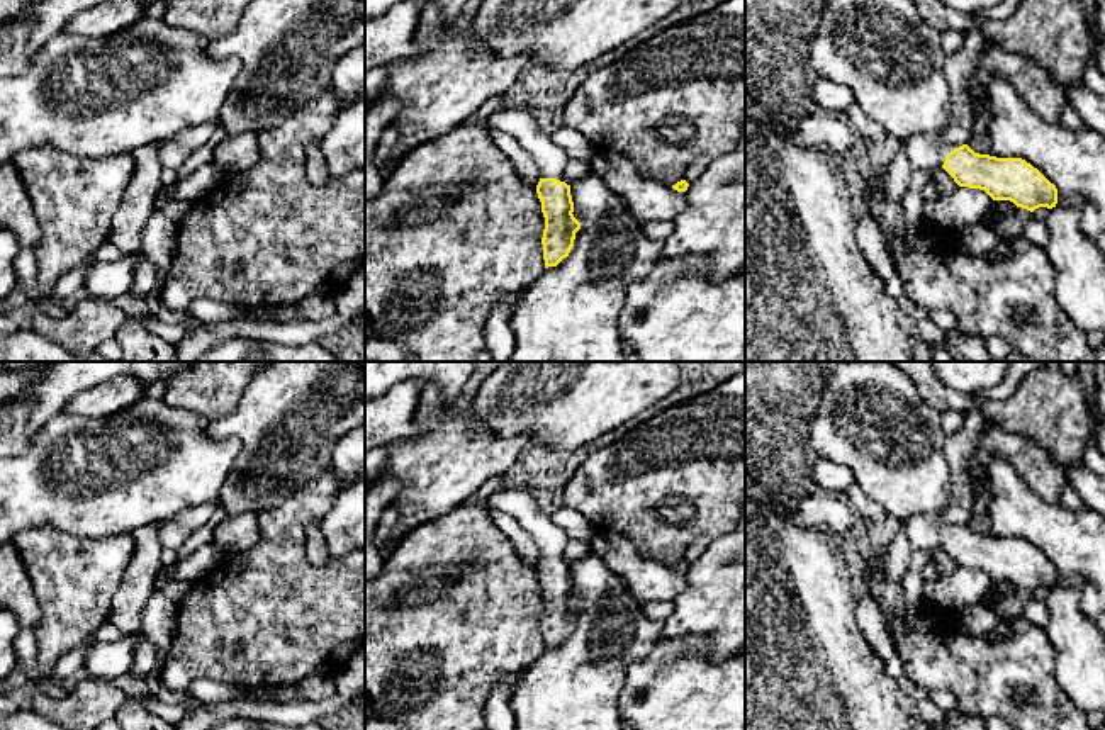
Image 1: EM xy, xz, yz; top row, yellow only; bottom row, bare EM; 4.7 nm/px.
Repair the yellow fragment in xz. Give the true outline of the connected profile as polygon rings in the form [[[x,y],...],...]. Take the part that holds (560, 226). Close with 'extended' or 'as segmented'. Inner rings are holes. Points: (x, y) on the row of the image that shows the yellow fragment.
[[[501,107],[491,115],[487,129],[514,138],[535,160],[540,170],[536,194],[545,217],[541,238],[545,268],[557,267],[569,256],[575,233],[581,229],[581,222],[572,214],[570,182],[565,180],[569,156],[541,131],[526,109]]]; extended

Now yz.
[[[935,132],[908,136],[901,146],[915,171],[942,166],[959,187],[984,190],[993,200],[1010,200],[1030,212],[1057,204],[1056,185],[1022,158],[979,154],[968,144],[947,144]]]; extended

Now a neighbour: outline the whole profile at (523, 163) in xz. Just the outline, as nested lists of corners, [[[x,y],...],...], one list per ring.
[[[489,129],[496,146],[509,158],[514,171],[524,185],[535,187],[540,182],[540,170],[530,153],[511,136]]]

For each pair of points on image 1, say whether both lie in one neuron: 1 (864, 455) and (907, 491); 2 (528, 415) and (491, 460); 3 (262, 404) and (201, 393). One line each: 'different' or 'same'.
1: same
2: different
3: different

